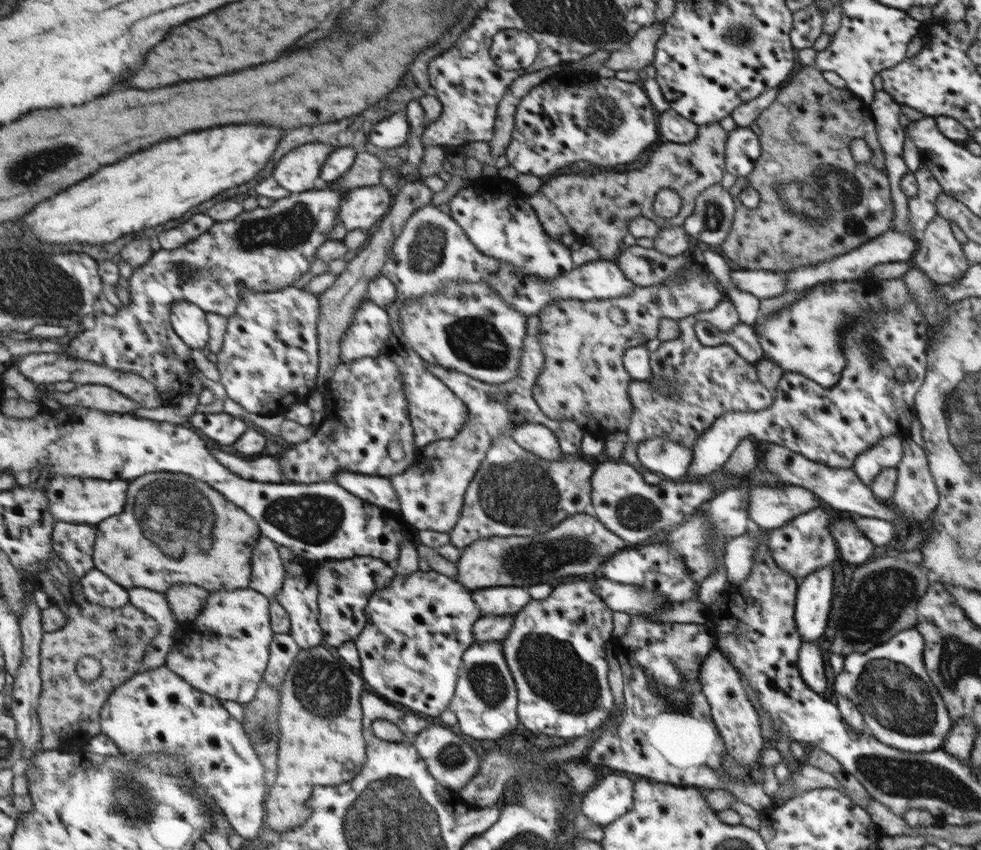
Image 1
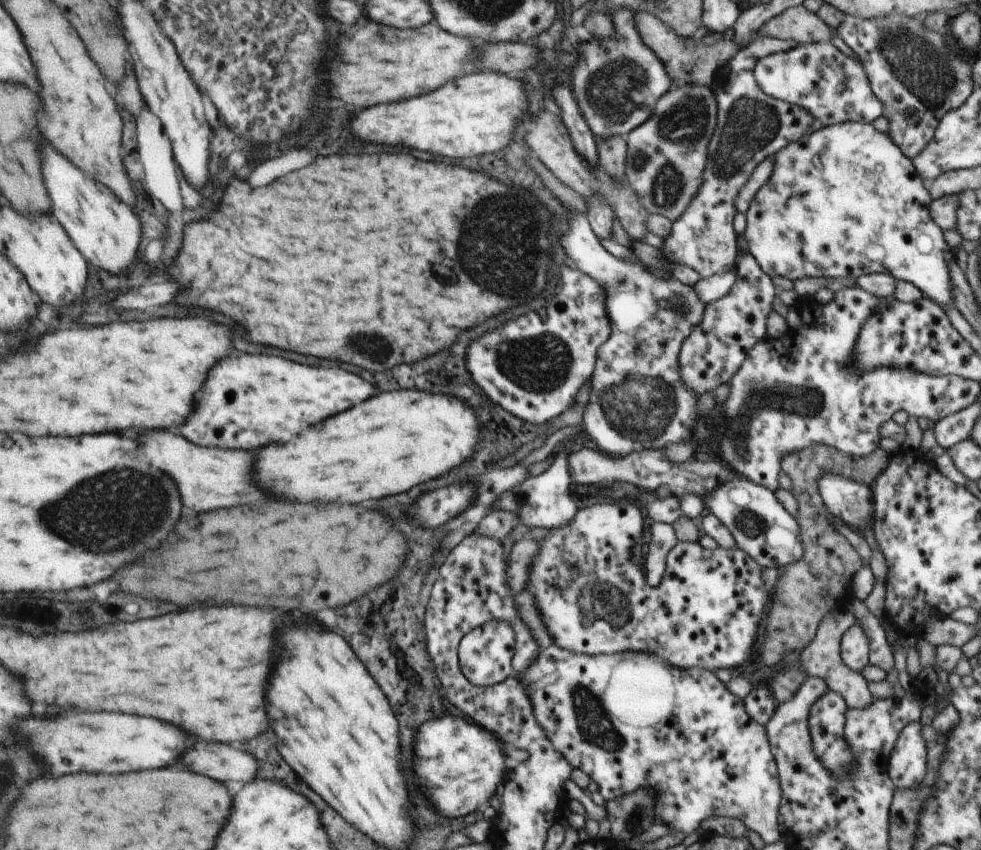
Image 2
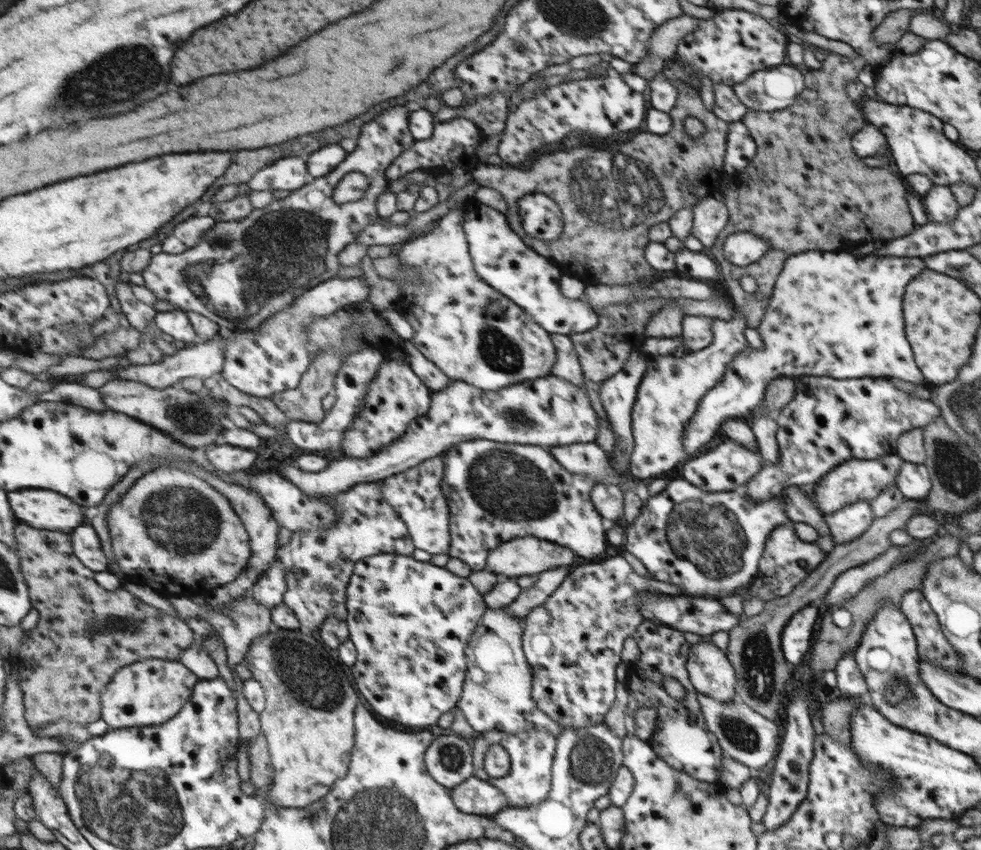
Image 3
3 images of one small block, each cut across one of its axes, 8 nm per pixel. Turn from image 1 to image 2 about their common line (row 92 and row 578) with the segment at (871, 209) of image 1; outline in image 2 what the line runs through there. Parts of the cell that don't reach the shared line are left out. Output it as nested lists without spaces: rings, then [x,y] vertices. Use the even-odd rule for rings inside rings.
[[[824,444],[808,446],[798,453],[786,454],[781,467],[792,480],[791,493],[798,503],[798,516],[795,520],[800,526],[805,551],[798,562],[792,562],[781,570],[779,581],[775,585],[776,590],[772,591],[774,602],[771,603],[772,608],[766,618],[766,636],[758,650],[765,667],[778,665],[787,653],[806,649],[817,637],[817,627],[826,614],[832,610],[845,612],[850,600],[856,597],[852,590],[853,577],[860,570],[862,560],[852,548],[852,544],[844,536],[840,536],[838,530],[832,528],[834,518],[825,506],[818,487],[822,474],[832,472],[838,476],[845,475],[846,478],[868,484],[872,488],[894,456],[894,453],[886,453],[886,450],[878,447],[869,457],[858,461]]]

